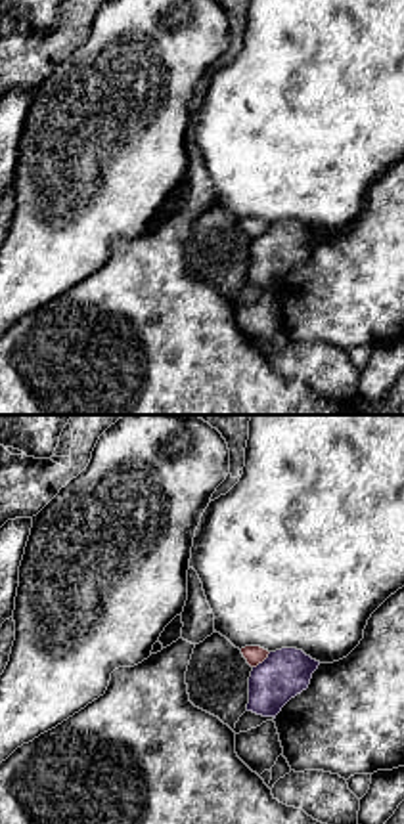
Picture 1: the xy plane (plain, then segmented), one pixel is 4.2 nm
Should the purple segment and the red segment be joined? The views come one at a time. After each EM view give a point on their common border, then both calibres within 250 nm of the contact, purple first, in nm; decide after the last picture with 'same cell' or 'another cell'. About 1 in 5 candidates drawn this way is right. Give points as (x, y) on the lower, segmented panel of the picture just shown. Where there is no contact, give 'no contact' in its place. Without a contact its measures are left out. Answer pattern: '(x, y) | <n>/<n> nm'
(263, 662) | 200/80 nm

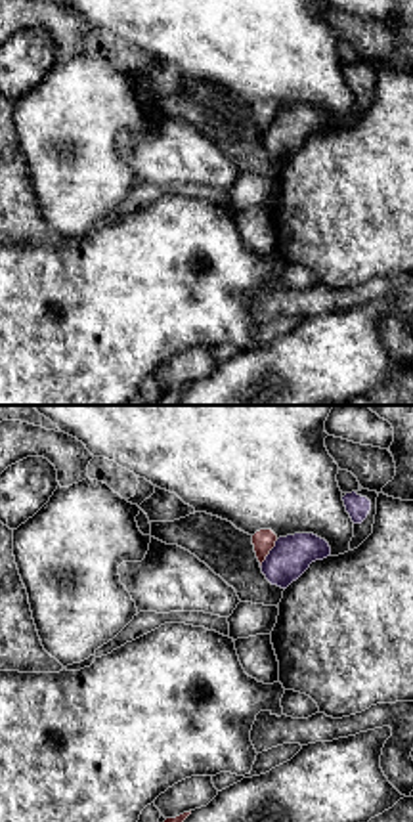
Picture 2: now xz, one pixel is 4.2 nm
(270, 553) | 170/90 nm

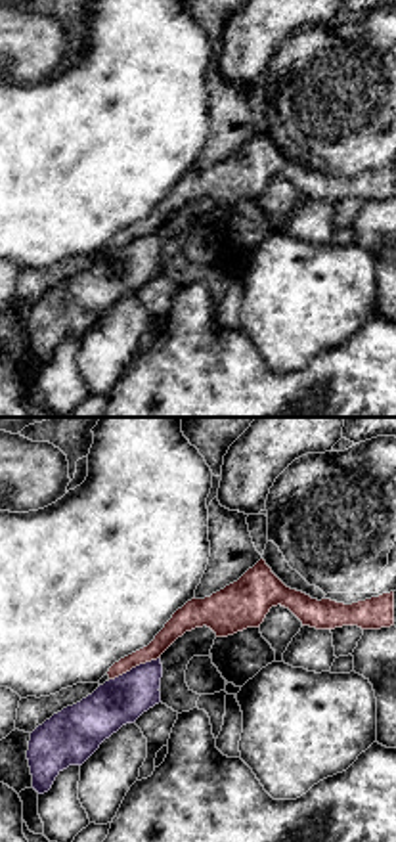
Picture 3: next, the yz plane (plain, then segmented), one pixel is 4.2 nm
(136, 666) | 200/90 nm

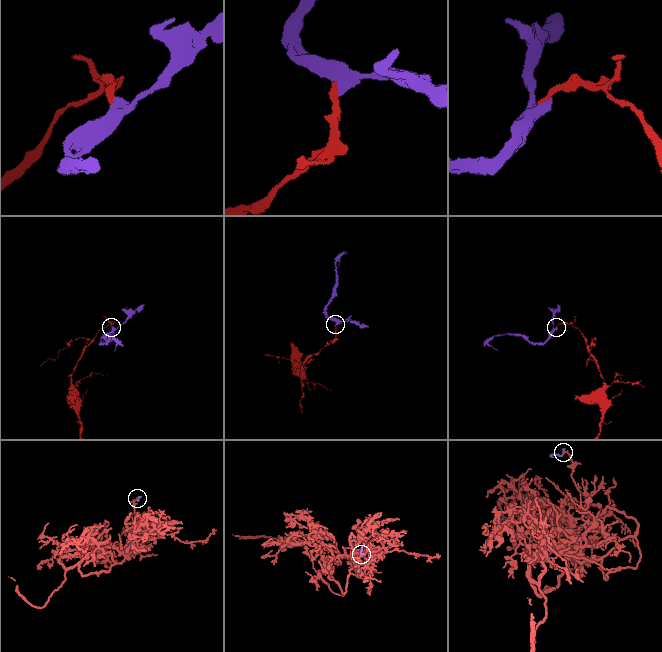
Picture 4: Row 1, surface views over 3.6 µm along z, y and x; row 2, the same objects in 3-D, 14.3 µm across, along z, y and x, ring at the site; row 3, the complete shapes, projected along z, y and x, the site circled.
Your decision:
another cell

